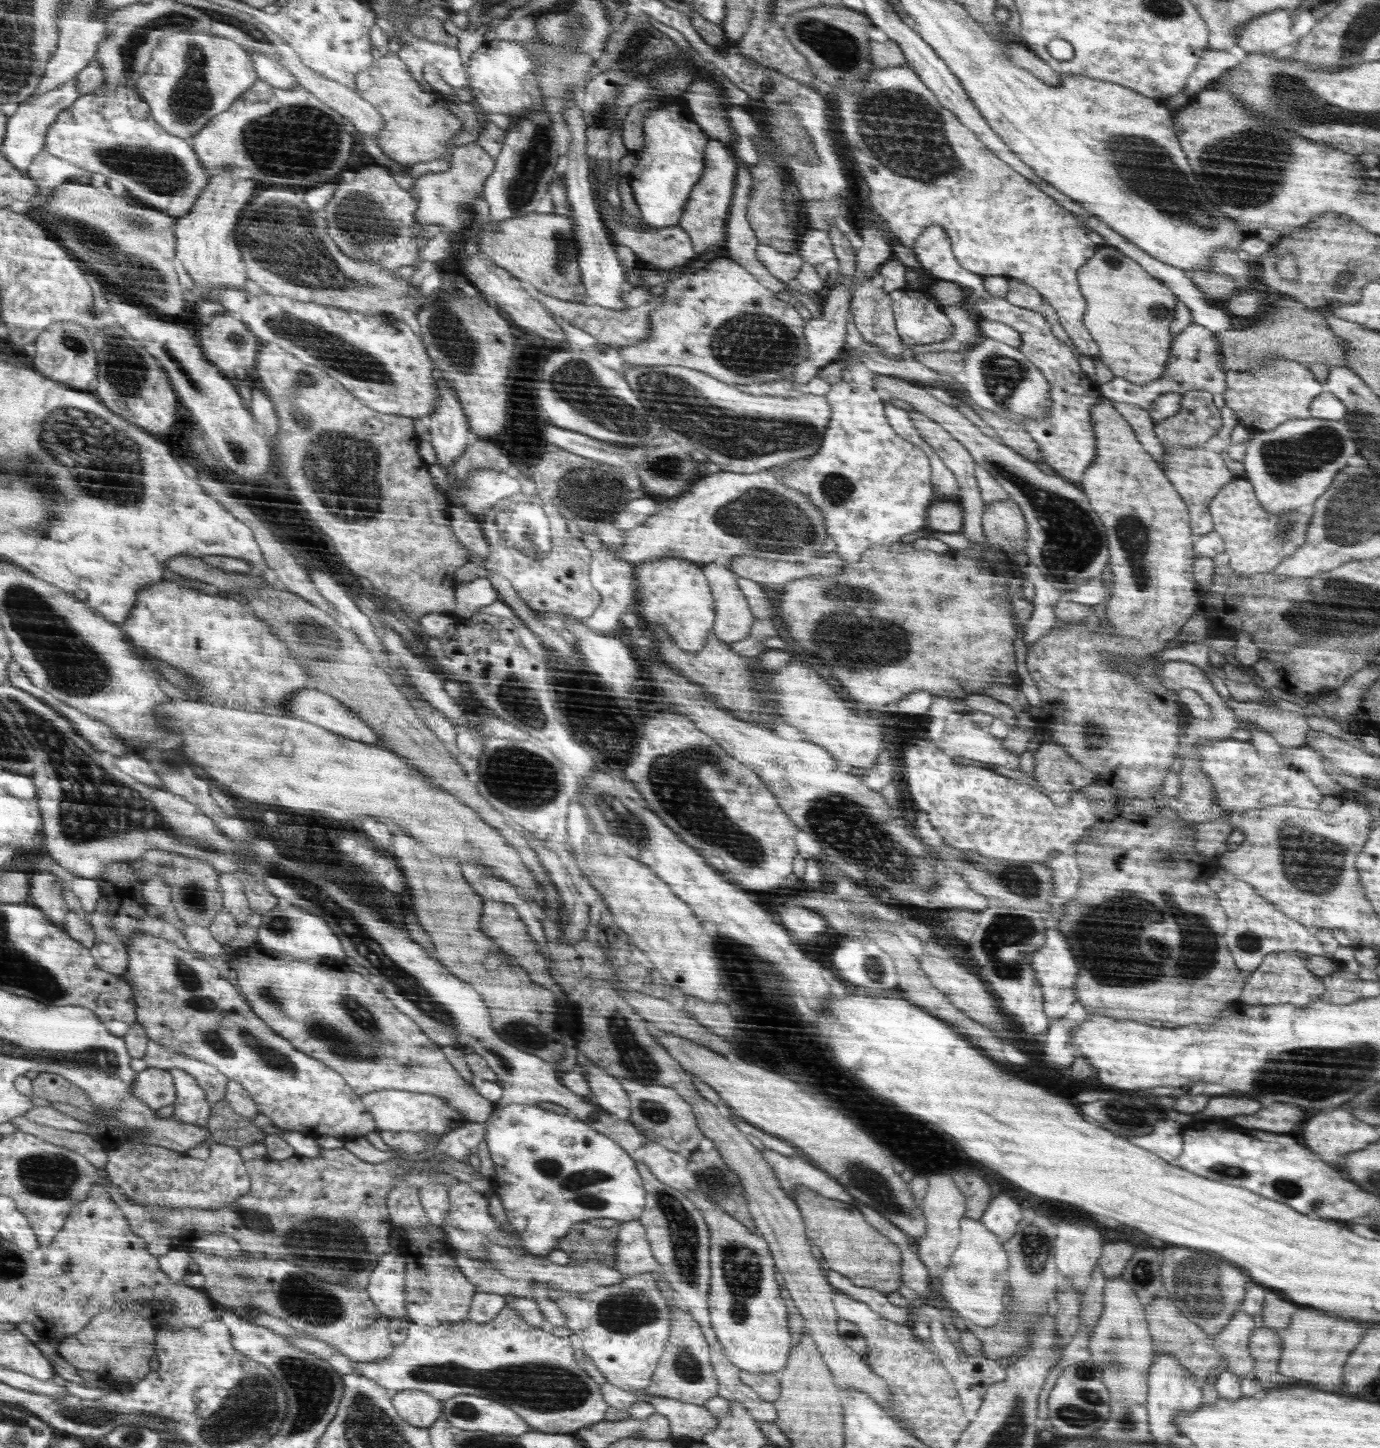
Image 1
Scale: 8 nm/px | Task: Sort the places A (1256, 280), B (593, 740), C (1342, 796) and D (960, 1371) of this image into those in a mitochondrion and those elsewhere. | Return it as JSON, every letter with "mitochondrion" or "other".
{"A":"other","B":"mitochondrion","C":"other","D":"other"}

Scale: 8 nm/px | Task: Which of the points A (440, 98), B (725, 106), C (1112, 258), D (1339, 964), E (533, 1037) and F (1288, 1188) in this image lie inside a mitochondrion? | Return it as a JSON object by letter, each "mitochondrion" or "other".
{"A":"other","B":"other","C":"mitochondrion","D":"other","E":"mitochondrion","F":"mitochondrion"}

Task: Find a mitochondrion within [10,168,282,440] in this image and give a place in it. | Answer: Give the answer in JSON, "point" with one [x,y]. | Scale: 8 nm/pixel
{"point":[125,371]}

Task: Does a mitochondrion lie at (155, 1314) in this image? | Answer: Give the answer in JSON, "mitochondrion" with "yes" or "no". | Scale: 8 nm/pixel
{"mitochondrion":"no"}

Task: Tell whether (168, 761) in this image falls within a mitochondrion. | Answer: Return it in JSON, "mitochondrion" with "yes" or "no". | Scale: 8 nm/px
{"mitochondrion":"yes"}

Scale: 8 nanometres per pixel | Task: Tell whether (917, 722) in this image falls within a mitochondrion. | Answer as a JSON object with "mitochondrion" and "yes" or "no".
{"mitochondrion":"no"}

